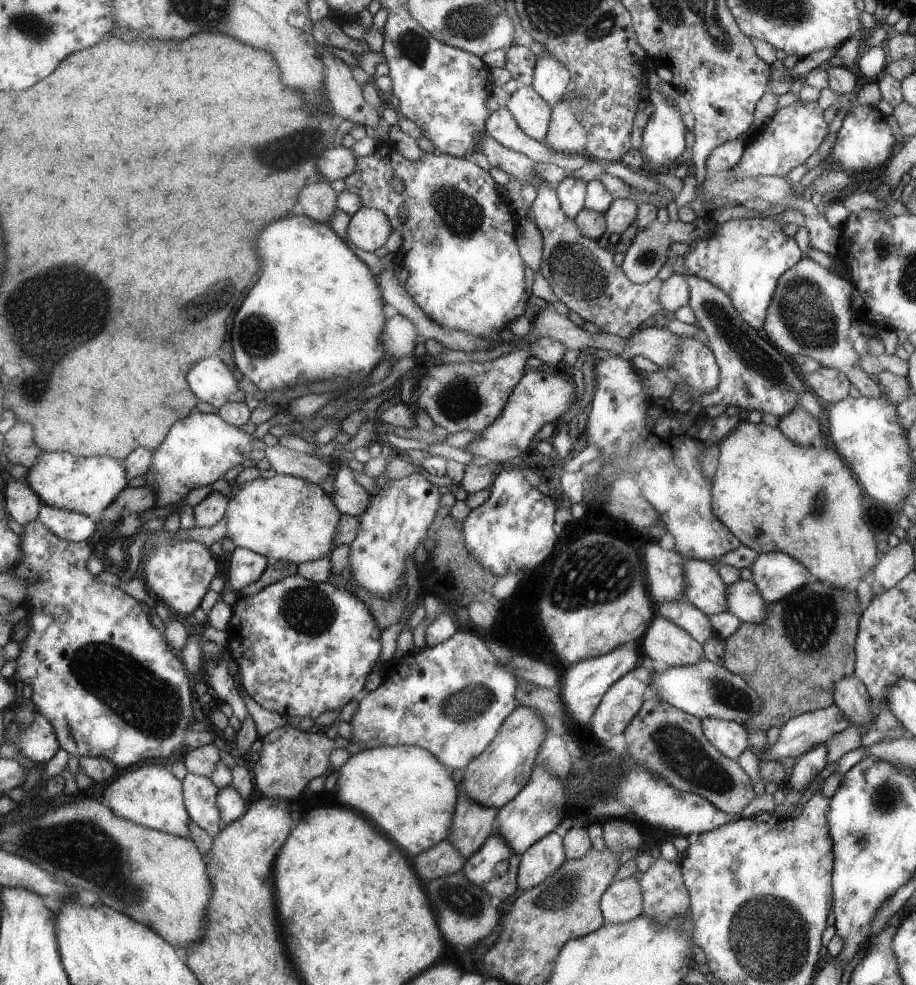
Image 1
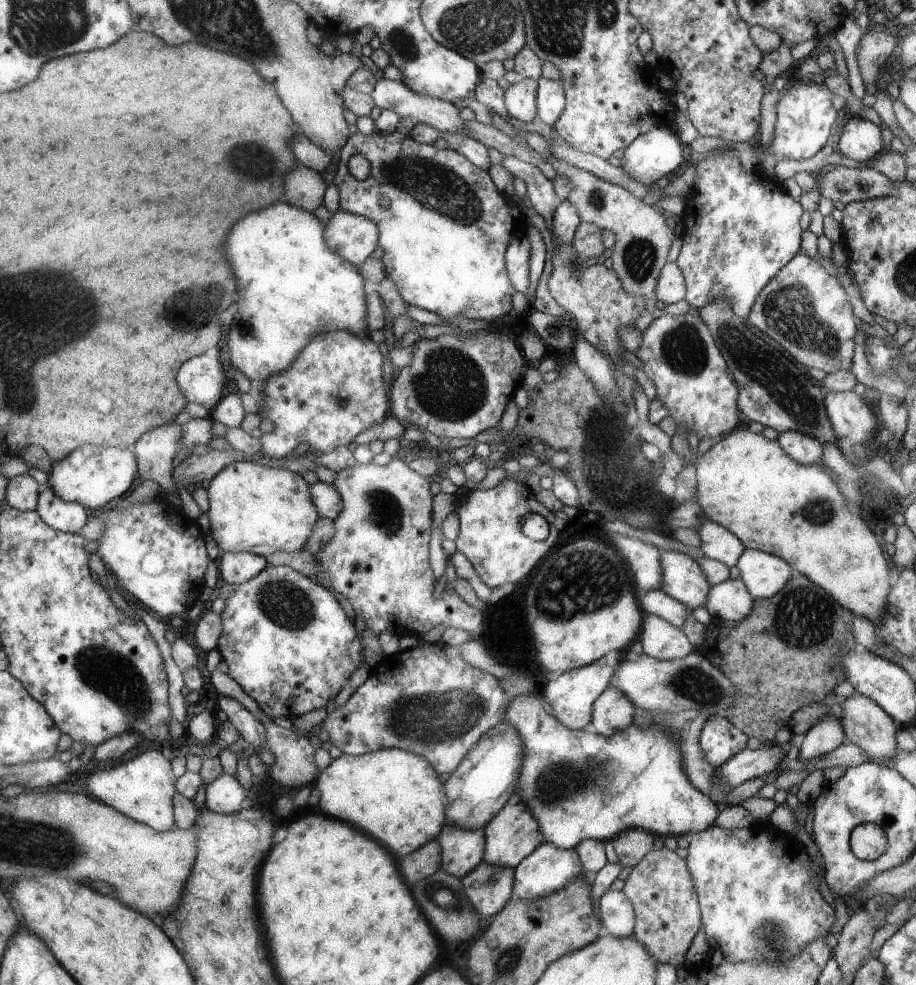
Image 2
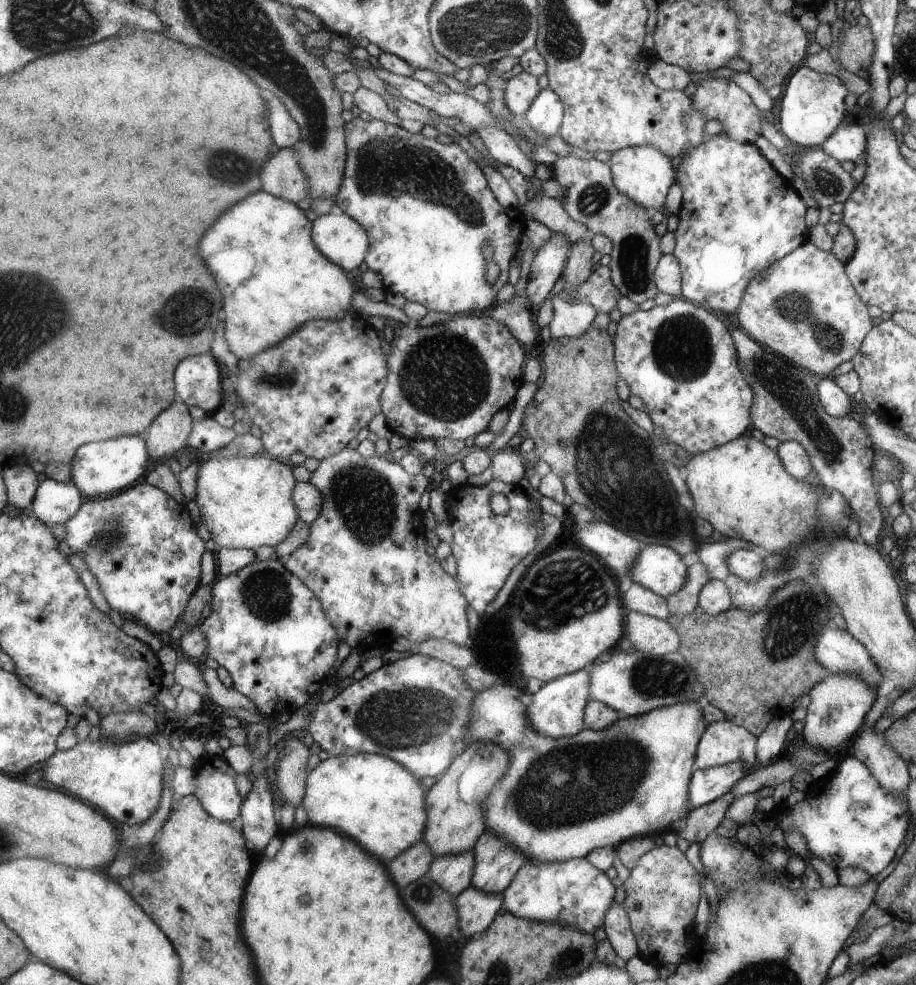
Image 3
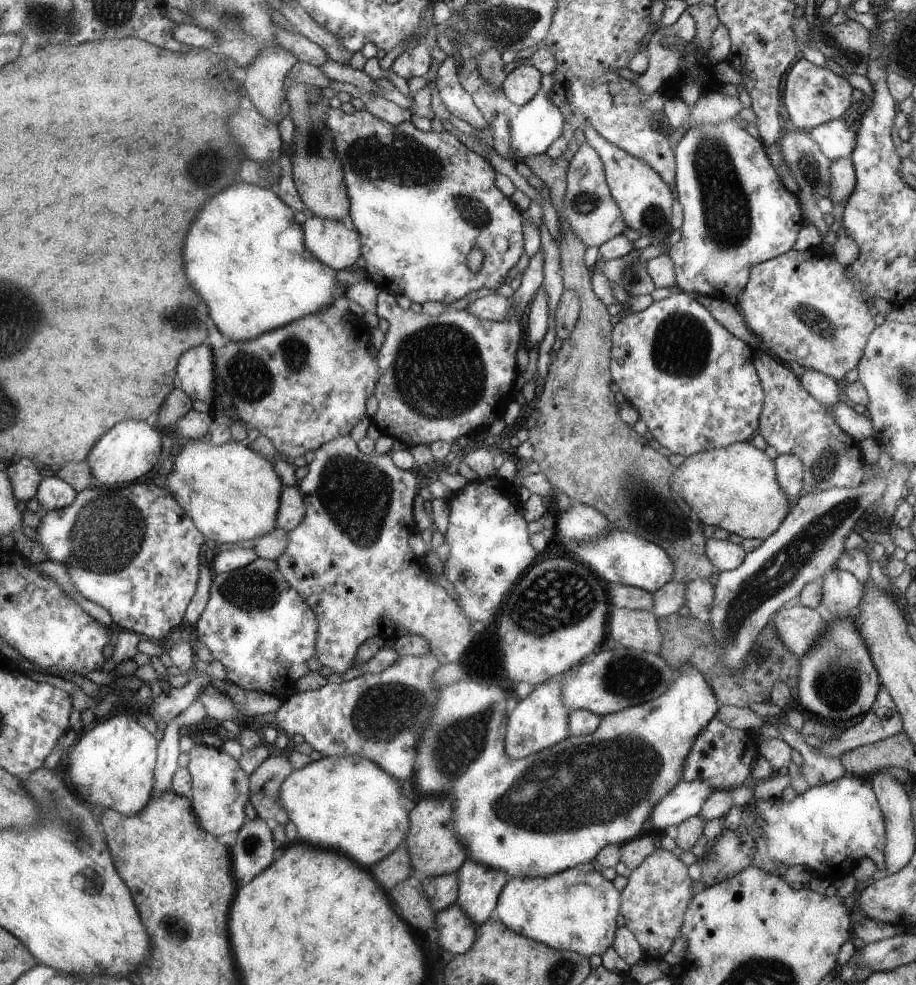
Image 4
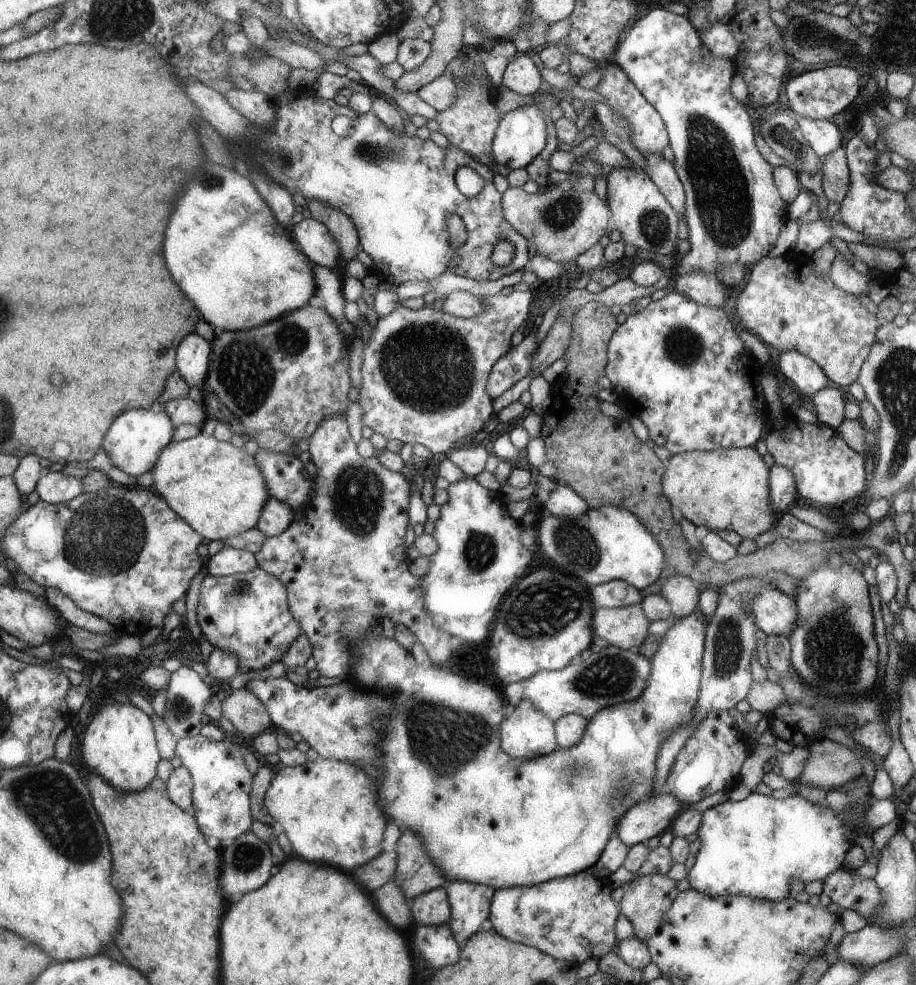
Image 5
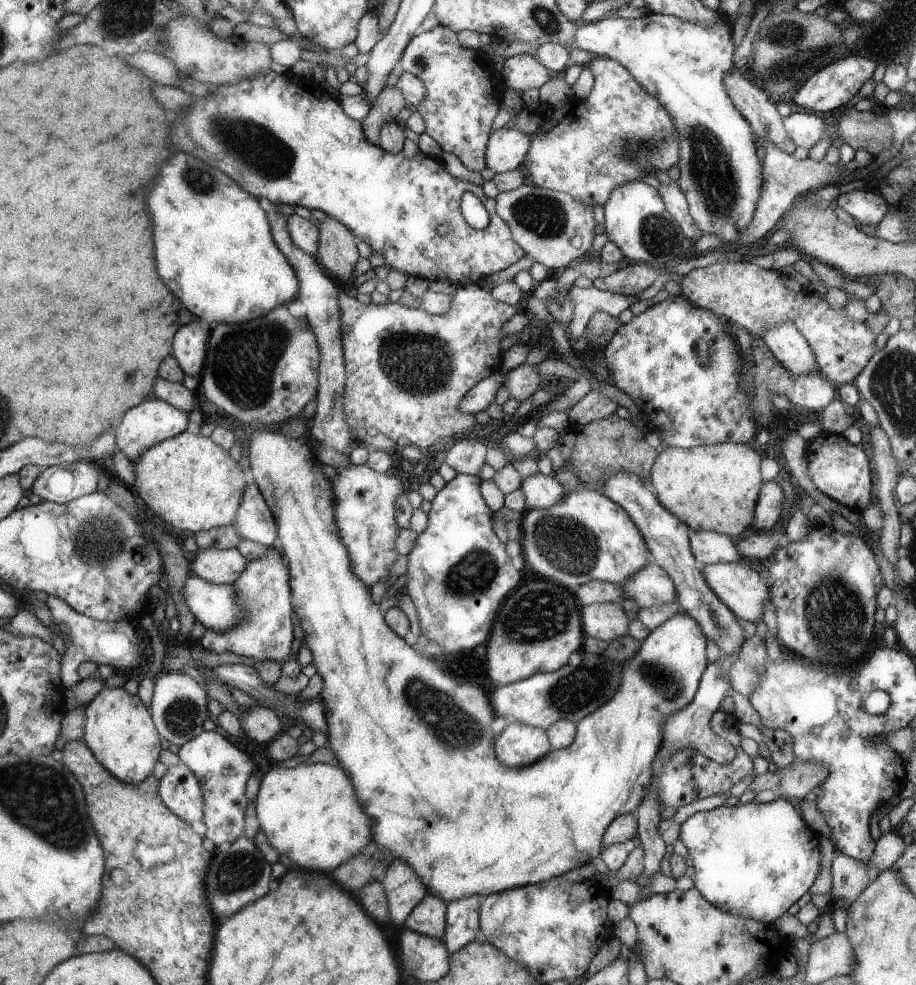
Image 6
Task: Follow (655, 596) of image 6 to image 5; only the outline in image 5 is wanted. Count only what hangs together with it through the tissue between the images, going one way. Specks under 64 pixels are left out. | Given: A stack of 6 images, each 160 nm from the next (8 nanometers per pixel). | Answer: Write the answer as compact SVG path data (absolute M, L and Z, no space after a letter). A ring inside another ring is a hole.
M672 575L659 591L671 604L671 614L677 617L687 617L698 609L699 584L691 578L682 575Z

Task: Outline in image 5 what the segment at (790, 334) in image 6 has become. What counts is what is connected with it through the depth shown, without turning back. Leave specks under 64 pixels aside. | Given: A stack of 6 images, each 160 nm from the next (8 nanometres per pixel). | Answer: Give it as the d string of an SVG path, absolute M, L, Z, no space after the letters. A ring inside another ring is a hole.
M782 351L775 355L774 363L807 400L830 385L823 367L798 351Z

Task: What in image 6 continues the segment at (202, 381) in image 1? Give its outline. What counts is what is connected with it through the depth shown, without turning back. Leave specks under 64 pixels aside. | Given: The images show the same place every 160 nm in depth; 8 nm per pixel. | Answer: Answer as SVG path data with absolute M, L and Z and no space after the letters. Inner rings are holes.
M200 320L181 326L174 338L172 356L185 375L199 379L206 366L208 334L200 328Z

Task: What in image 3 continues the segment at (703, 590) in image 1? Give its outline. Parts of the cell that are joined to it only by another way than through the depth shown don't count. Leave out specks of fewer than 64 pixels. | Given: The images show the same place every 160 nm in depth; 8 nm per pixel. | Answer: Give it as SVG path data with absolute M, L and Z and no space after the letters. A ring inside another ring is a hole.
M646 545L633 566L632 580L664 598L678 593L688 582L689 566L670 547Z

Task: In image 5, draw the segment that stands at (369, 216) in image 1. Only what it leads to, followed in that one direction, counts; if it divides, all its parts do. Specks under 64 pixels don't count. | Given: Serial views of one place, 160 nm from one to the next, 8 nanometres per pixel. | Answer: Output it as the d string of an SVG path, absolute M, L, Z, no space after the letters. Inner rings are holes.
M303 219L292 226L291 234L303 253L316 265L342 269L341 244L326 224L316 219Z

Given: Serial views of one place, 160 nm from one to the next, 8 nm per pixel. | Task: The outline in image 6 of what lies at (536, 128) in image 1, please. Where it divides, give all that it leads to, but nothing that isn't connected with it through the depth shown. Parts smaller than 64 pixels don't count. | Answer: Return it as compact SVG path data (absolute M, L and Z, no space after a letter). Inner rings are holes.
M514 55L503 62L501 73L504 84L523 93L530 88L540 88L551 80L552 72L531 55Z

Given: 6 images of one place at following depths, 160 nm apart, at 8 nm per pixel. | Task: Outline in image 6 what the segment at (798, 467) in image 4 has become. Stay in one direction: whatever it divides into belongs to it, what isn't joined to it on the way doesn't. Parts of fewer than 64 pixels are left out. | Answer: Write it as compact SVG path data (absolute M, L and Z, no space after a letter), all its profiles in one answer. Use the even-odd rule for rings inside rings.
M769 480L764 483L755 510L755 520L750 526L750 532L764 532L780 522L782 506L784 506L784 491L779 480Z

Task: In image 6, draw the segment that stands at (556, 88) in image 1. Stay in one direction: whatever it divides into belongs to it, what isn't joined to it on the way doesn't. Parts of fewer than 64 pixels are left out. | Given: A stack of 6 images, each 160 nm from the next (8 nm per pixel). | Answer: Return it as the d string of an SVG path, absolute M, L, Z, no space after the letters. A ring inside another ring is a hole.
M499 128L491 134L491 142L487 145L487 167L495 173L505 173L514 169L520 169L531 150L531 138L529 134L518 128Z

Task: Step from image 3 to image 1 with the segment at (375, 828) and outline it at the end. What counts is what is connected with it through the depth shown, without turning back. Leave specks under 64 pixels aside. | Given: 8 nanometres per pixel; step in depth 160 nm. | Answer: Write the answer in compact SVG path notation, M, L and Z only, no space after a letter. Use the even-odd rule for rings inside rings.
M412 745L369 748L353 754L336 772L338 790L334 803L368 814L368 818L372 818L372 822L376 822L388 838L396 838L410 856L426 852L439 842L446 841L451 834L459 794L456 794L456 782L450 776L448 766L431 751Z

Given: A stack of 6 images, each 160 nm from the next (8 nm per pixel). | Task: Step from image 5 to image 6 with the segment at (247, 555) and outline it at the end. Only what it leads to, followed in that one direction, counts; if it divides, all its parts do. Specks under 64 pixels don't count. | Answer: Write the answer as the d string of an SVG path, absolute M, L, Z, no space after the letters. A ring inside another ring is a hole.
M199 549L198 556L190 562L190 570L197 577L206 579L208 582L233 585L247 570L249 560L236 549Z

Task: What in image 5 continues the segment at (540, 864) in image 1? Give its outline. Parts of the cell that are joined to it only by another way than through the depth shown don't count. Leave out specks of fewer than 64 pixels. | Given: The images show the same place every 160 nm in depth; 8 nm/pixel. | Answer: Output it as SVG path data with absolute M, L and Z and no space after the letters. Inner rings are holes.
M592 870L552 879L534 886L496 889L488 926L504 938L536 946L554 958L572 963L577 969L588 958L600 960L616 946L614 922L620 916L612 900L609 879L592 878Z

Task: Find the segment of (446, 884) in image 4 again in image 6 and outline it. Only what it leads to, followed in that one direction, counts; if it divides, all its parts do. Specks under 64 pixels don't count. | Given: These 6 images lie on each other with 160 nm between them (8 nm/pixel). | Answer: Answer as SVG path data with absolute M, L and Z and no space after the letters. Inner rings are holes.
M428 893L403 924L420 934L442 939L446 936L446 914L447 903L438 895Z

